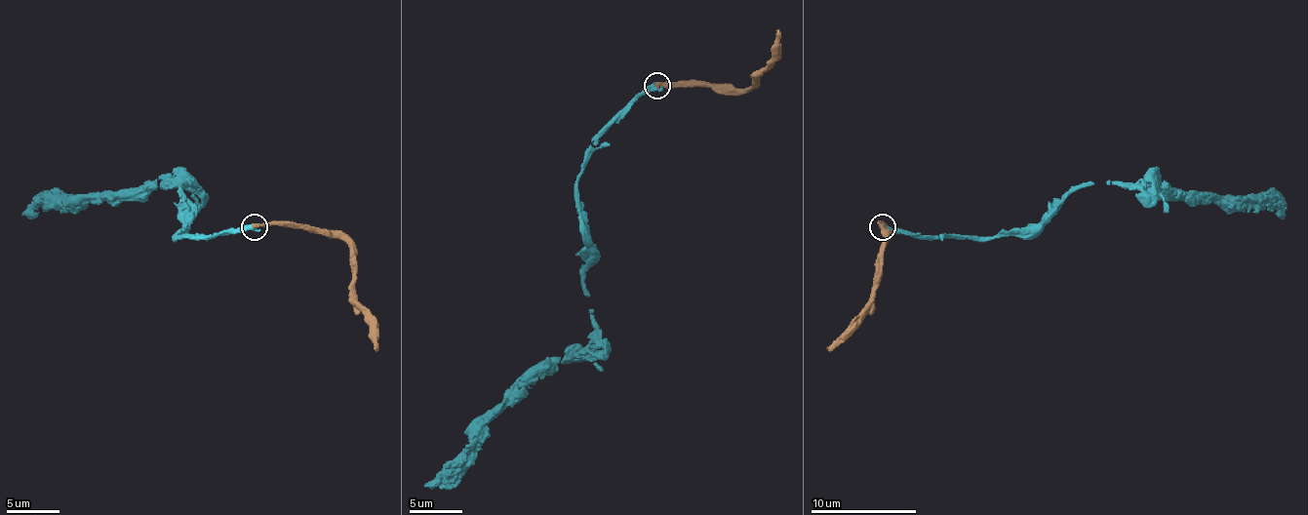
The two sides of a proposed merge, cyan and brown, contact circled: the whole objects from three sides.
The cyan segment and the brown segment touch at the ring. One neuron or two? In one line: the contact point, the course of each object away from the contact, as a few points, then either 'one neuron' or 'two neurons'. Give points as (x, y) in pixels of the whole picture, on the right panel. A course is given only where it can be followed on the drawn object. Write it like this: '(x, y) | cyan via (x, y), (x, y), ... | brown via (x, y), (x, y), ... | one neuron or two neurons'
(883, 226) | cyan via (882, 227), (980, 238), (1030, 232), (1078, 187), (1094, 182), (1169, 187), (1187, 195), (1264, 198), (1283, 214) | brown via (882, 227), (882, 224), (888, 230), (888, 240), (879, 257), (874, 306), (829, 352) | one neuron

